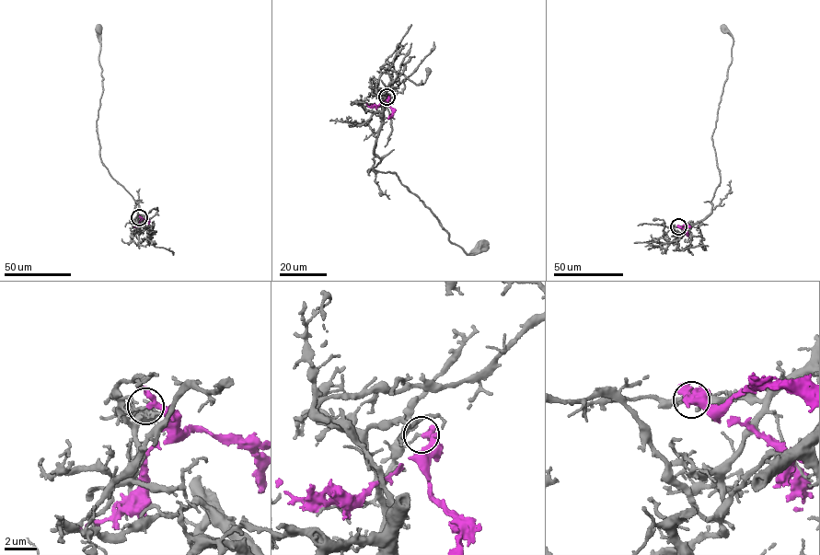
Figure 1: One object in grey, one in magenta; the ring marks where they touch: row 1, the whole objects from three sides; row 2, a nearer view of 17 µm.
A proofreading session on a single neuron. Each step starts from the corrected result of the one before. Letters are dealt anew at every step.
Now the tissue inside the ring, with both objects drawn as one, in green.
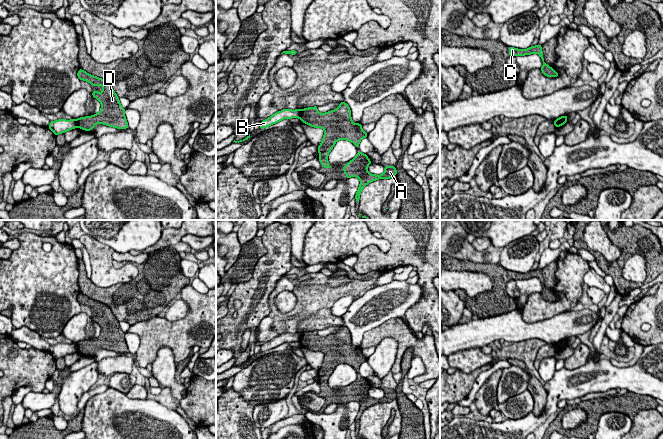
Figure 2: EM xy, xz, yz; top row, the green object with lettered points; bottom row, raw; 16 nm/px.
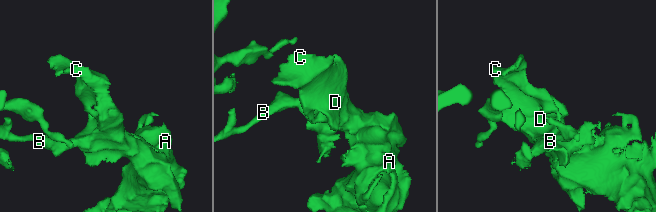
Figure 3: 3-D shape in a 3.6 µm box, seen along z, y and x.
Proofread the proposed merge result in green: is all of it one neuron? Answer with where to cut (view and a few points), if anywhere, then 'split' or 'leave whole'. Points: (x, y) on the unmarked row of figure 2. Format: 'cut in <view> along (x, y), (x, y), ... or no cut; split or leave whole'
cut in xy along (75, 343), (78, 350); split

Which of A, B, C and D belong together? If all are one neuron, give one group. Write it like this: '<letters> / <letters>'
A C D / B

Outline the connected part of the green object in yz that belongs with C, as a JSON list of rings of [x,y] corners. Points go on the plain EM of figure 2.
[[[537,268],[536,270],[531,270],[528,273],[517,273],[509,271],[509,280],[524,280],[534,277],[539,278],[543,285],[543,290],[540,293],[545,300],[551,302],[551,301],[557,301],[559,299],[553,292],[551,292],[549,289],[545,287],[541,269]]]

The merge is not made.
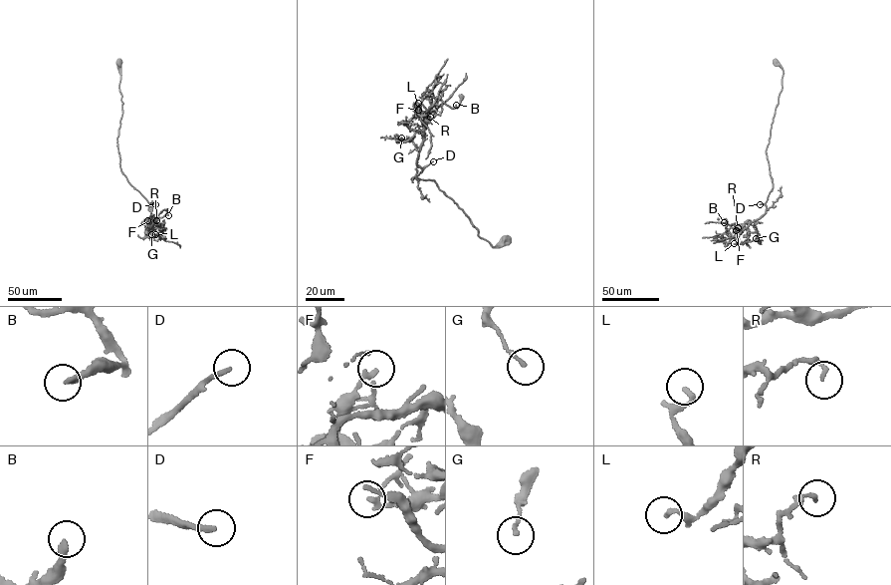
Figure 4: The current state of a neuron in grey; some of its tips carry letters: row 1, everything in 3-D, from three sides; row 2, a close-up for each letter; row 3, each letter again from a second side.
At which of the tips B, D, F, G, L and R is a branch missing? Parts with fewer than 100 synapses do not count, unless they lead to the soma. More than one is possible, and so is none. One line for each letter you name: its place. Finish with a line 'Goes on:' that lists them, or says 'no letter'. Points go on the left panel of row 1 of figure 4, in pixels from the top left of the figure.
D: place (155, 204)
Goes on: D

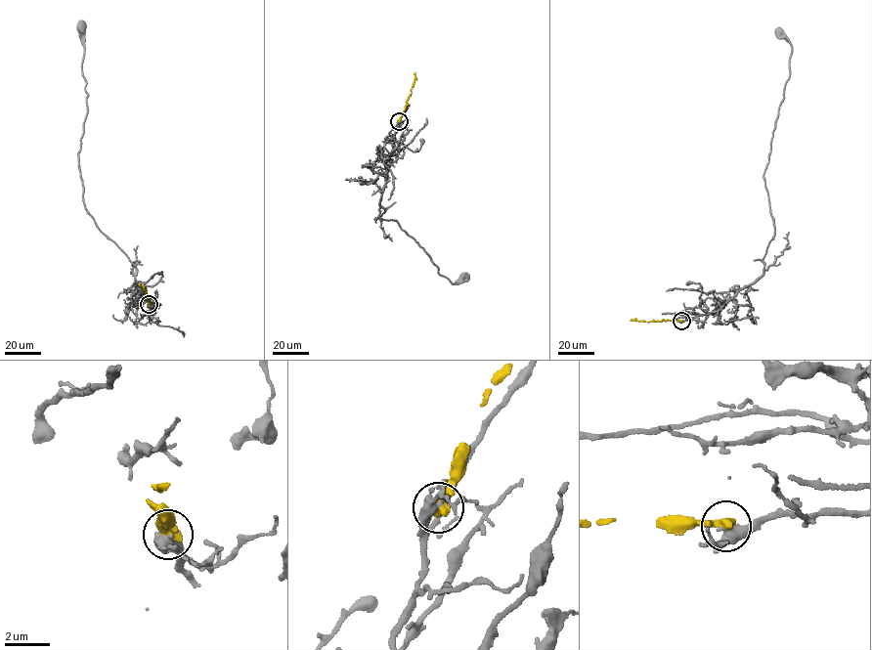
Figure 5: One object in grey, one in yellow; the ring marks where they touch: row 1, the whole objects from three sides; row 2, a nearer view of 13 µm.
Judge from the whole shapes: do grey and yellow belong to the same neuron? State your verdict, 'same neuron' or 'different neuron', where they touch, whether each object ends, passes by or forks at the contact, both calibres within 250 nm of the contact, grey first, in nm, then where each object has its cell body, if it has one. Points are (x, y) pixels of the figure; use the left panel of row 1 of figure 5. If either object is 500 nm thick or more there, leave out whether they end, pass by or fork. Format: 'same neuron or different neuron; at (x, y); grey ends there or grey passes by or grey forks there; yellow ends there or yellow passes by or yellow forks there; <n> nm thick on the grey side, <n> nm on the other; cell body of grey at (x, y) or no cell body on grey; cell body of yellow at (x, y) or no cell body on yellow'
different neuron; at (149, 304); 440 nm thick on the grey side, 550 nm on the other; cell body of grey at (81, 25); no cell body on yellow

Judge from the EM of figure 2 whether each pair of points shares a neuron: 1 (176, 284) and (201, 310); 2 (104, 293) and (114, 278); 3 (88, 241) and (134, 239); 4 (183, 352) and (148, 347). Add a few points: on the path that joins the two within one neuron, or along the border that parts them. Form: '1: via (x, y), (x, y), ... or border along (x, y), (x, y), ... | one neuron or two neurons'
1: border along (189, 283), (180, 291) | two neurons
2: border along (89, 279), (100, 287), (126, 283), (131, 279) | two neurons
3: border along (85, 233), (110, 246), (115, 251) | two neurons
4: via (174, 343), (157, 342) | one neuron

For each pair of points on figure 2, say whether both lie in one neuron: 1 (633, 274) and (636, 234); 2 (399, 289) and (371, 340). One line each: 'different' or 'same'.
1: different
2: different

